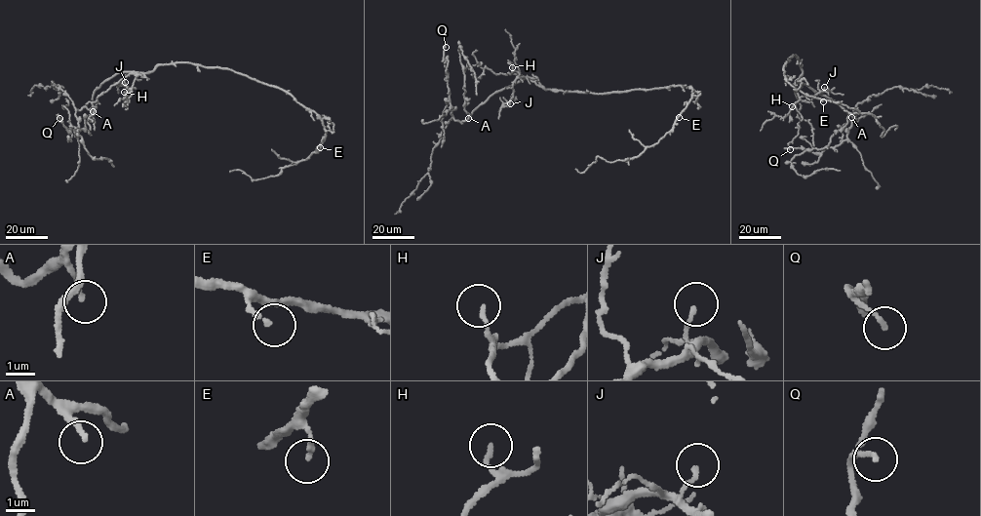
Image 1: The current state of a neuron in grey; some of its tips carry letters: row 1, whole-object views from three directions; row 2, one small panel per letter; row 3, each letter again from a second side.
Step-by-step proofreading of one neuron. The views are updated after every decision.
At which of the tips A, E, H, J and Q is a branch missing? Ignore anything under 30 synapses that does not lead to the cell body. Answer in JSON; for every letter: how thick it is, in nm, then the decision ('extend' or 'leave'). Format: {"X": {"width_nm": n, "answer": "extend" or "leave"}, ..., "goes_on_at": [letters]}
{"A": {"width_nm": 170, "answer": "extend"}, "E": {"width_nm": 160, "answer": "leave"}, "H": {"width_nm": 130, "answer": "leave"}, "J": {"width_nm": 140, "answer": "leave"}, "Q": {"width_nm": 140, "answer": "leave"}, "goes_on_at": ["A"]}

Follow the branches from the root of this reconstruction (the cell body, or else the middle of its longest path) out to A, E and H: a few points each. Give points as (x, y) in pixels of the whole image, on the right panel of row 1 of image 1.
A: (798, 58), (803, 73), (797, 83), (831, 99), (851, 117)
E: (798, 58), (792, 55), (785, 61), (783, 73), (786, 80), (797, 89), (823, 101)
H: (798, 58), (802, 72), (795, 82), (799, 99), (795, 107), (792, 106)

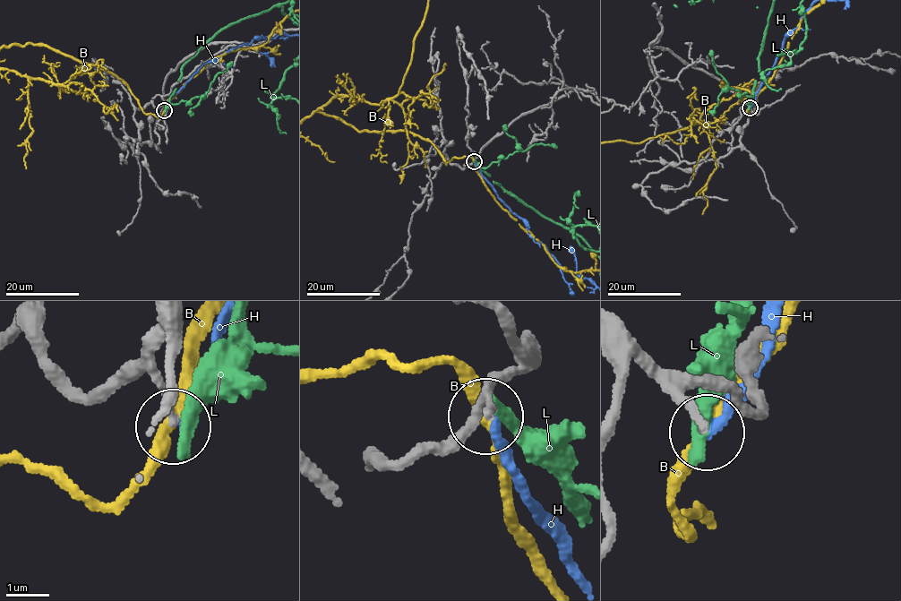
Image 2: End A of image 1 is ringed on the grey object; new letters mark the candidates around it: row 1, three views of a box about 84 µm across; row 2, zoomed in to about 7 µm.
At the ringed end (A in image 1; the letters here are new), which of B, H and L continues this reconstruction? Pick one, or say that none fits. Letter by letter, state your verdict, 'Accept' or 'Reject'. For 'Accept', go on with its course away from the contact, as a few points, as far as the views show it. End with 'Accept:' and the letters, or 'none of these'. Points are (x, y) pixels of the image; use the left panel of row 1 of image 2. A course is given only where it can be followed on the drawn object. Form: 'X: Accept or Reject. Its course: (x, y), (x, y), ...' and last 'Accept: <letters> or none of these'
B: Reject
H: Reject
L: Reject
Accept: none of these

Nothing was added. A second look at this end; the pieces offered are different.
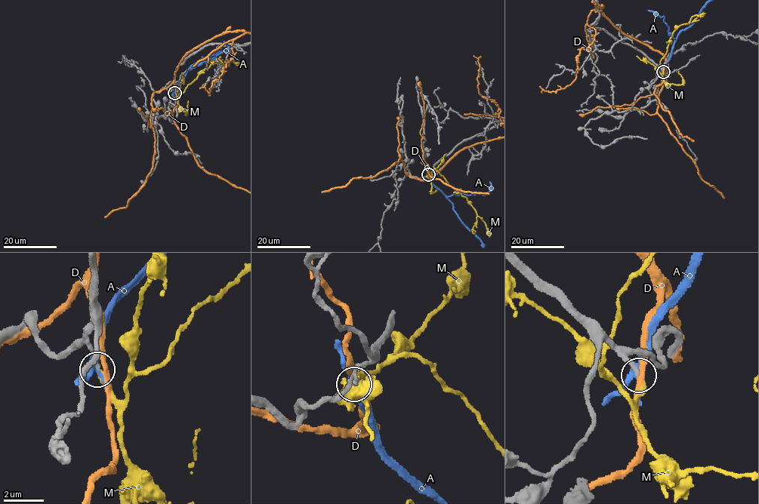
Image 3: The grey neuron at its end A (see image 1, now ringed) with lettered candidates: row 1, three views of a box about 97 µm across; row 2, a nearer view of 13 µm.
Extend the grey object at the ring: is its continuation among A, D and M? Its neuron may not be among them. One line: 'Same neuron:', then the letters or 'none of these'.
Same neuron: M

